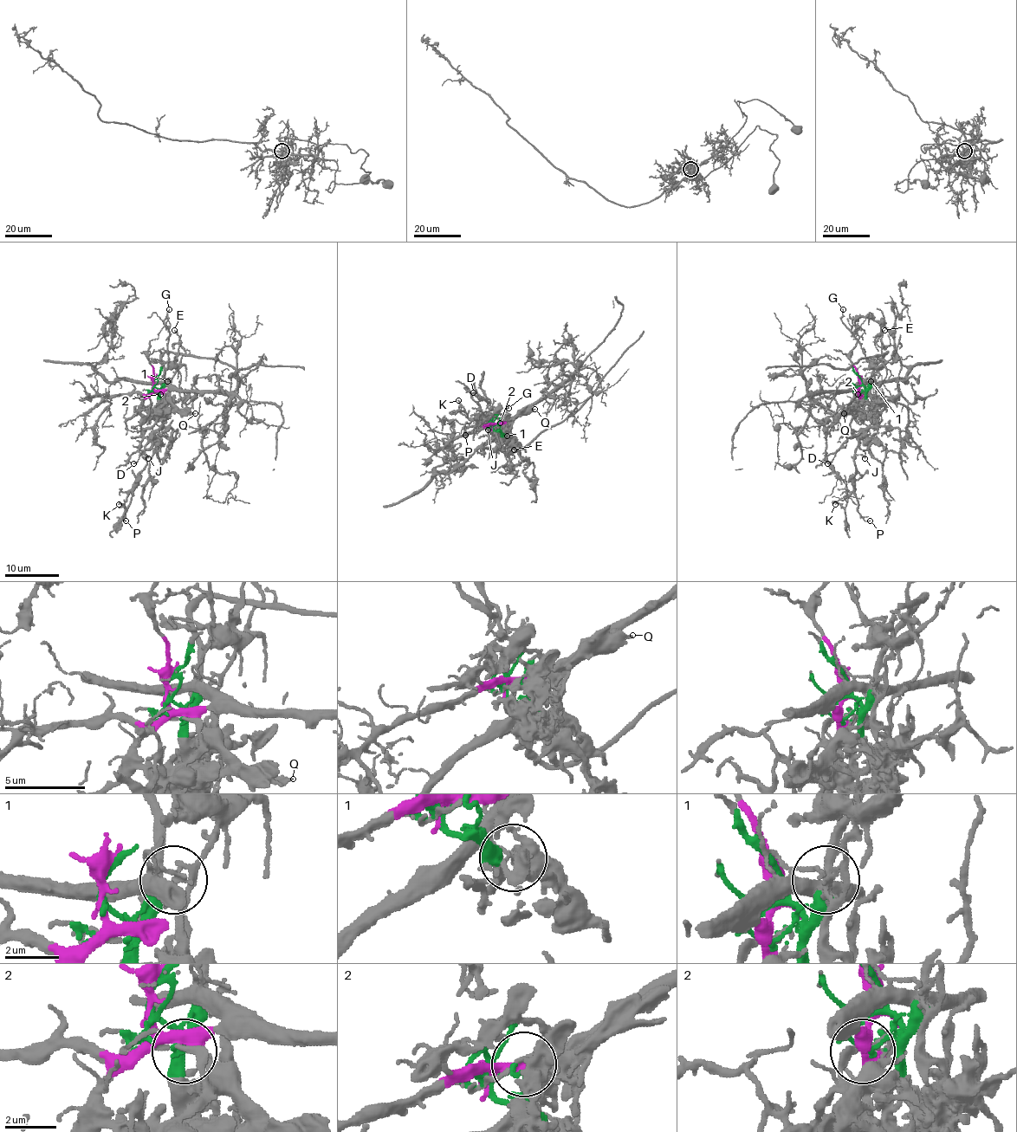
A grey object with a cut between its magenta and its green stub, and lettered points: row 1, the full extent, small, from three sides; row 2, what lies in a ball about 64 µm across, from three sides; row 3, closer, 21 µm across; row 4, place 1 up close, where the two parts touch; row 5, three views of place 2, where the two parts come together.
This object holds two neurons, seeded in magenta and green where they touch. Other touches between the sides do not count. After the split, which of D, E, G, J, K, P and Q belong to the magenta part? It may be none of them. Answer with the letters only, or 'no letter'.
no letter

